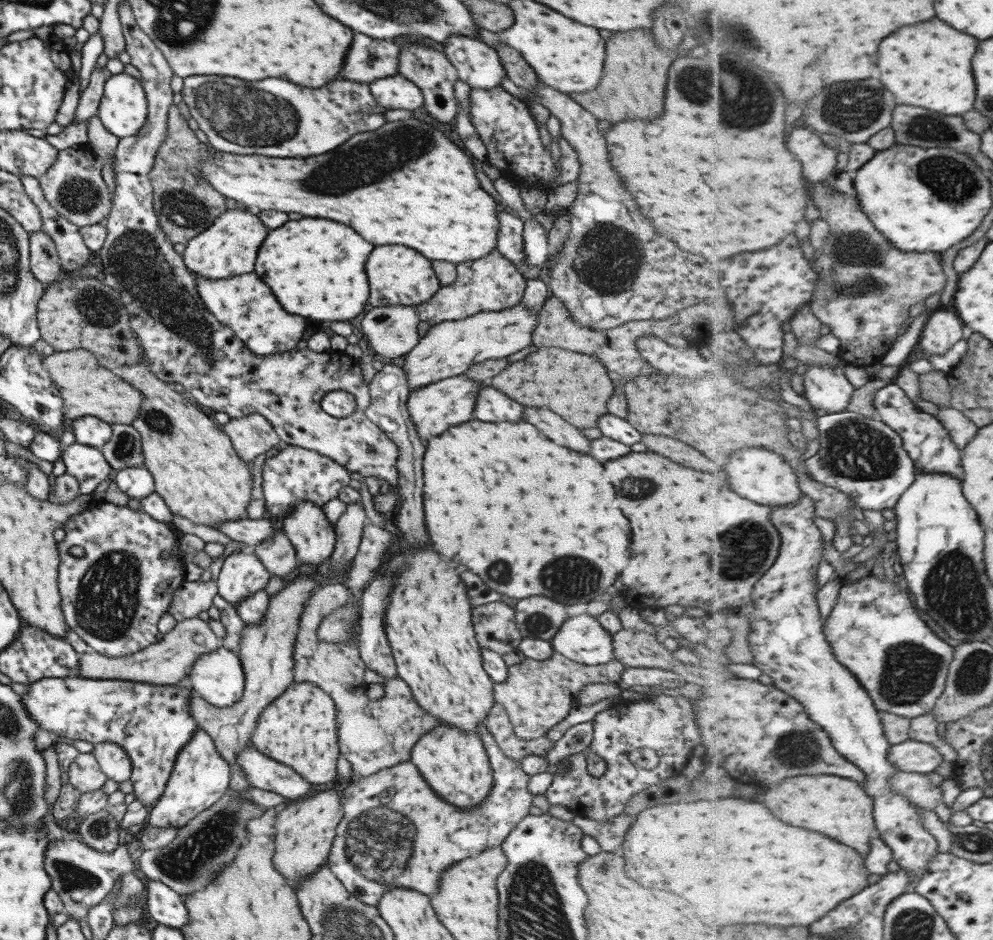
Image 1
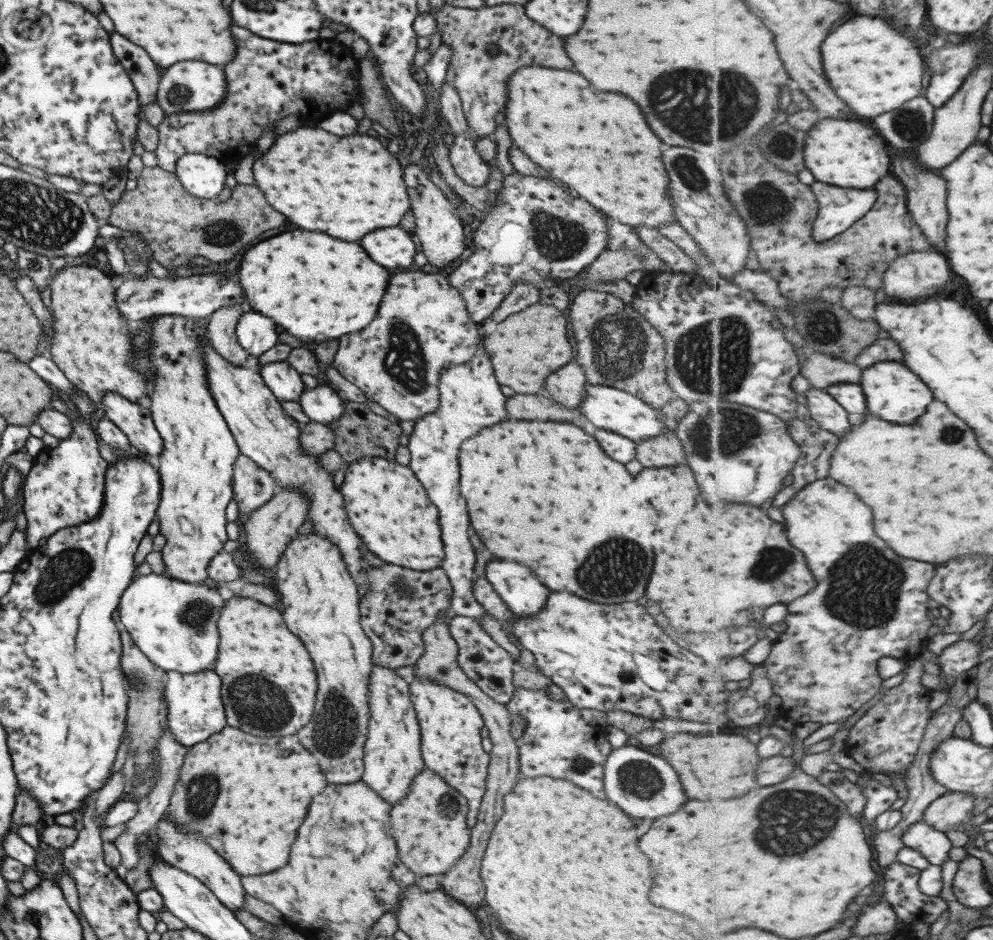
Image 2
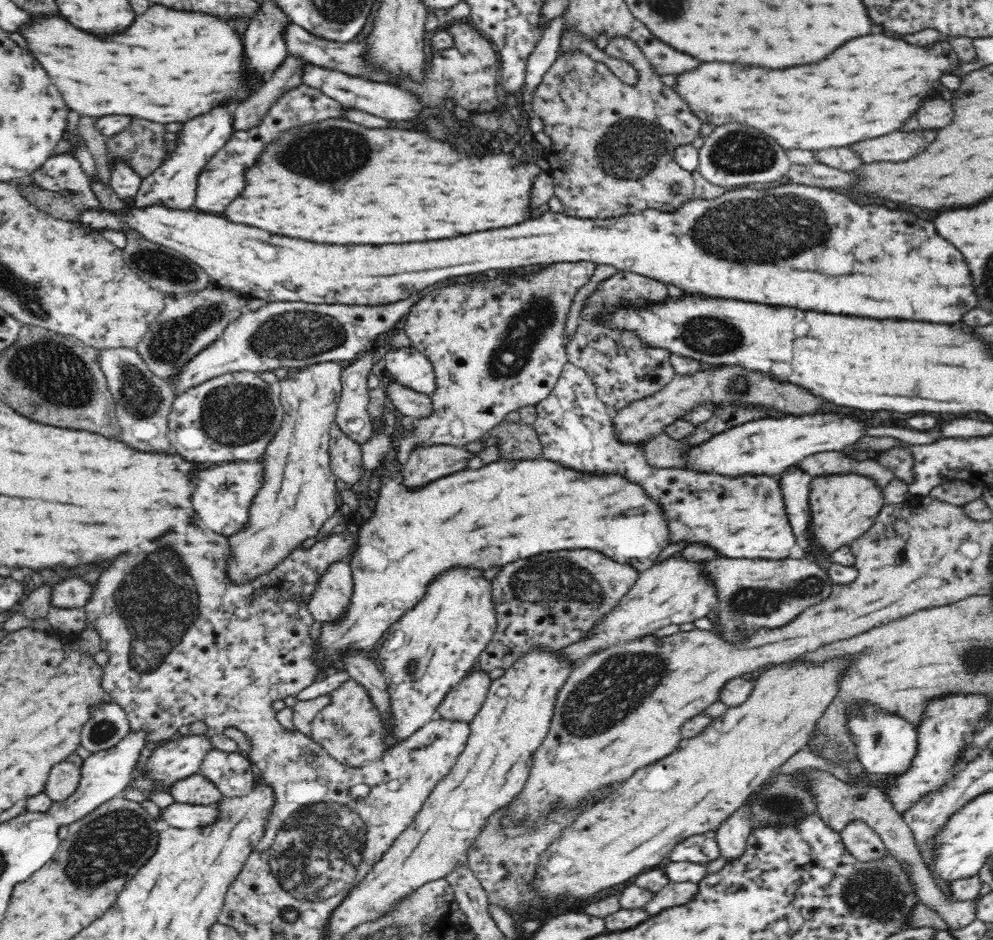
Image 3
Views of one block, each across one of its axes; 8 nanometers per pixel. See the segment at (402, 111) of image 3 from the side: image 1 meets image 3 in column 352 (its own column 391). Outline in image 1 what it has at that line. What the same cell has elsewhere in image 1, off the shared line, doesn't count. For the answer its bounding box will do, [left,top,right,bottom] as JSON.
[368,73,424,113]

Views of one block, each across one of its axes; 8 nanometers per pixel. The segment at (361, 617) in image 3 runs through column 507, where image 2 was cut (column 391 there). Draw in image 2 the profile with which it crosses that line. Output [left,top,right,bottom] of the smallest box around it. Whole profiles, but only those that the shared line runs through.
[342,456,445,571]

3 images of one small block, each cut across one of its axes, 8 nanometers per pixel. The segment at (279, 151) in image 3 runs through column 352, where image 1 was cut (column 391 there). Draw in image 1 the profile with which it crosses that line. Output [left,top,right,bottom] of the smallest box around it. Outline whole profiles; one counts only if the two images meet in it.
[198,115,498,262]

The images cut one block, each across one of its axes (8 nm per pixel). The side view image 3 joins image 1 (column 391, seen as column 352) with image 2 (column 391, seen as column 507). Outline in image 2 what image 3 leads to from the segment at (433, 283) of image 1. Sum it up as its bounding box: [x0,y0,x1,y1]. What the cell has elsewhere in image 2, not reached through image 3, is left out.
[360,226,419,268]

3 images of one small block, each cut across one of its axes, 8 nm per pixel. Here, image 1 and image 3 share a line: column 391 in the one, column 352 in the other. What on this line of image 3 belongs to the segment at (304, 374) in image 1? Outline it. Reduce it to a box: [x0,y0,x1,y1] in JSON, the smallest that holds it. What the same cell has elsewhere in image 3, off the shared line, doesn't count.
[329,422,364,485]

